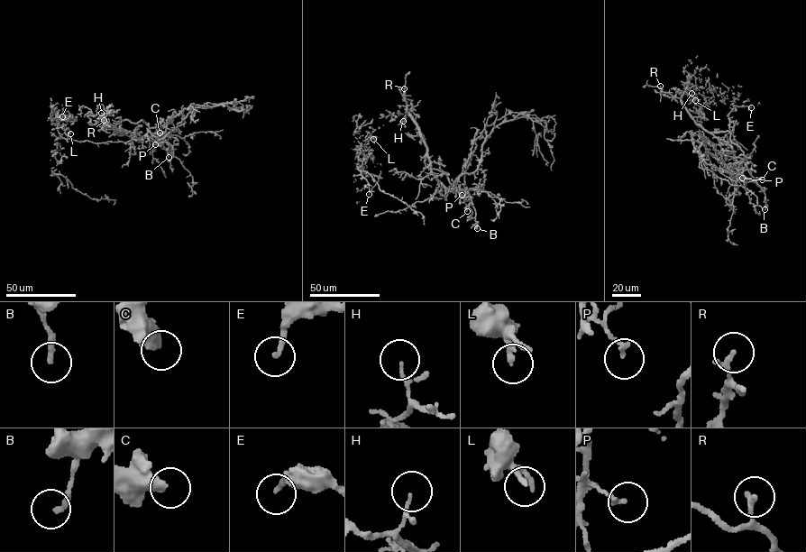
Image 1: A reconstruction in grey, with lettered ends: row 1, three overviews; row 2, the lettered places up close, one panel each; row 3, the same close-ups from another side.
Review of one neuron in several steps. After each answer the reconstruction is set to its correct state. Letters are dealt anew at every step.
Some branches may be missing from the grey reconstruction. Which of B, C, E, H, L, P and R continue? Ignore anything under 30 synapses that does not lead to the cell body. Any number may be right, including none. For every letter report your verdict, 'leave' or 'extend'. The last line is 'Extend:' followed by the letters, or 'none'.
B: leave
C: leave
E: leave
H: leave
L: leave
P: leave
R: leave
Extend: none

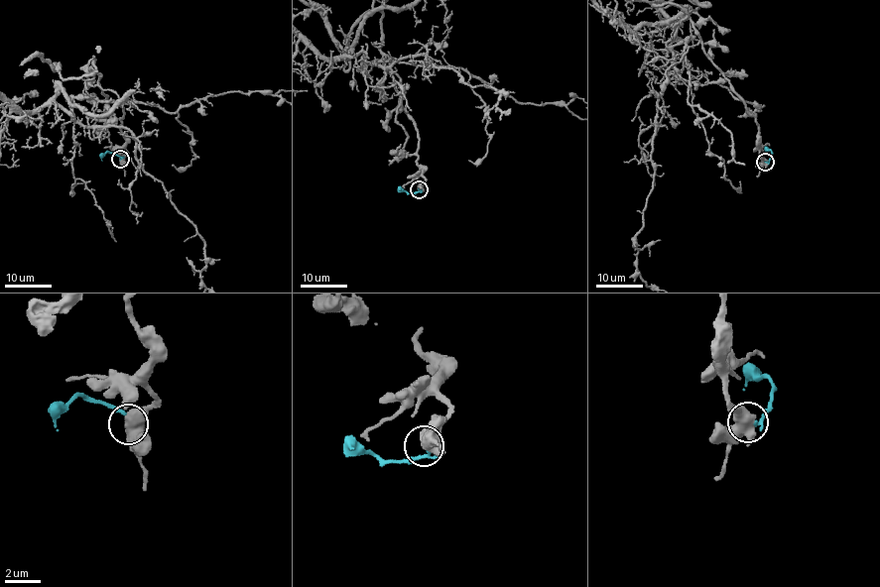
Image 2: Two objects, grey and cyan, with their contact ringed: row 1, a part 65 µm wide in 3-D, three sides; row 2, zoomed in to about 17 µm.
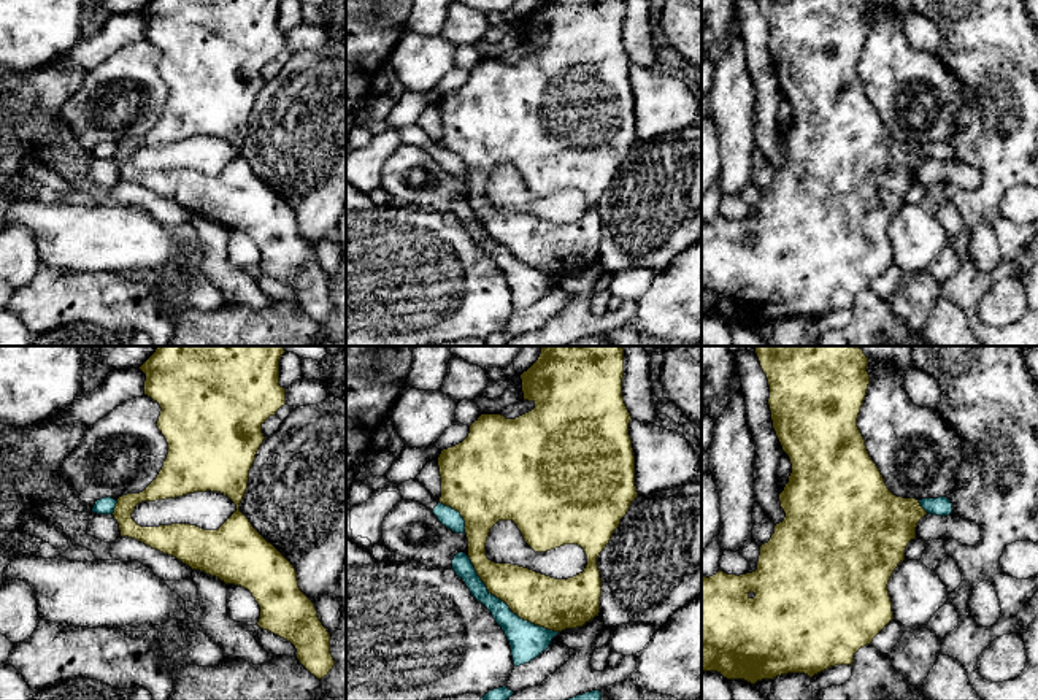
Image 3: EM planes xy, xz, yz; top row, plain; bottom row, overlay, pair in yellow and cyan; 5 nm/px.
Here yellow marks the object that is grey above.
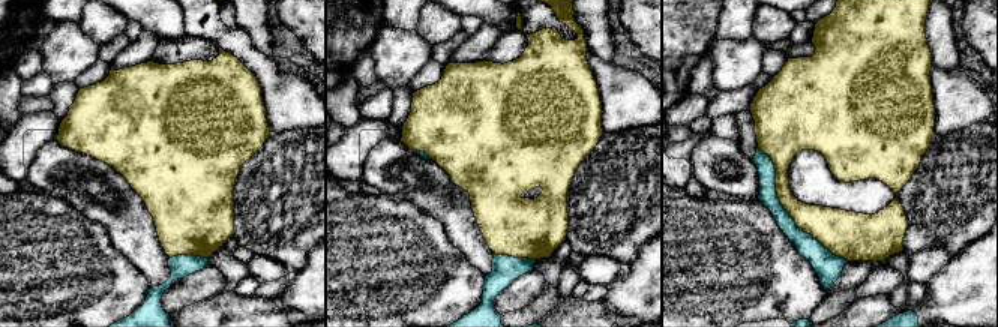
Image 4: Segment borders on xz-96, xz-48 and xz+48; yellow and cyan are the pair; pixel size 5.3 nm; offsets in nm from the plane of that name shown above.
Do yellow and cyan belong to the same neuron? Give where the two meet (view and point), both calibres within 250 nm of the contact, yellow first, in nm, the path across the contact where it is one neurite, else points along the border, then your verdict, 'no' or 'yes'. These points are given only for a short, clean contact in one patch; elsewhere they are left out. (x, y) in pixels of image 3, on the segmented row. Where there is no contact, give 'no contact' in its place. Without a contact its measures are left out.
meets yellow in xz at (507, 603); 260 nm thick on the yellow side, 180 nm on the other; no

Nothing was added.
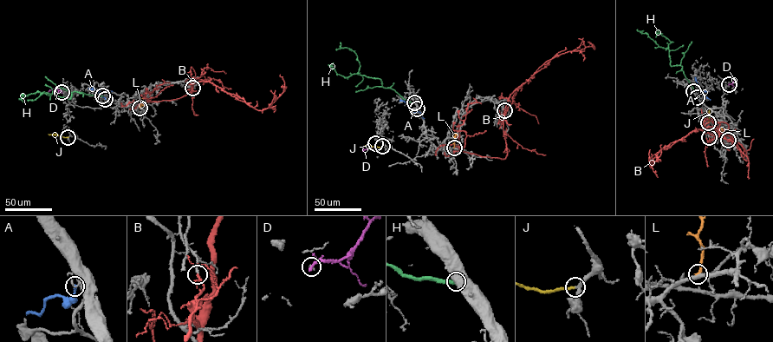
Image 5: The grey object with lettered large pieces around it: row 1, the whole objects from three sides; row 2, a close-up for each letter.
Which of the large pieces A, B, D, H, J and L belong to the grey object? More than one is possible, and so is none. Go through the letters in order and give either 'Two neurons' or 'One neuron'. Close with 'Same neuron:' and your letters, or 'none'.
A: Two neurons
B: Two neurons
D: Two neurons
H: Two neurons
J: One neuron
L: Two neurons
Same neuron: J

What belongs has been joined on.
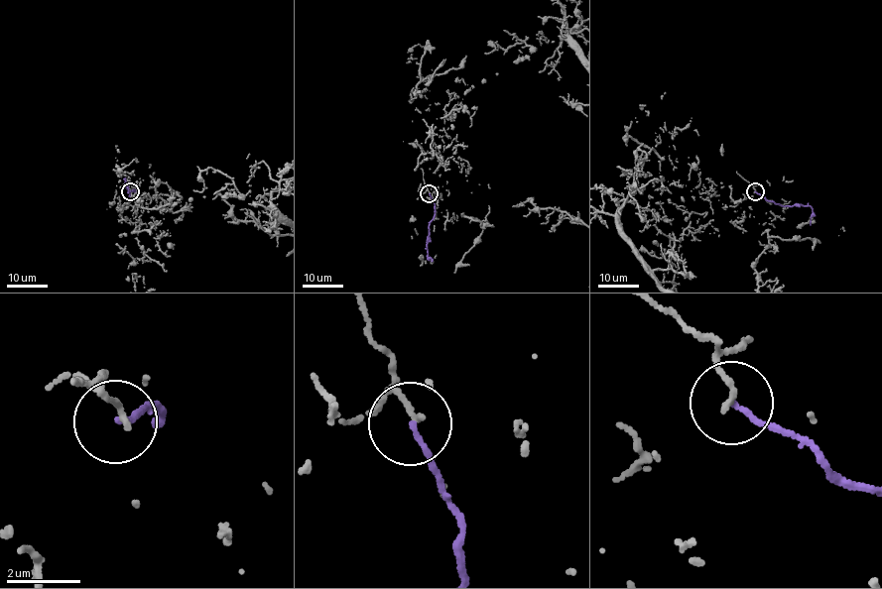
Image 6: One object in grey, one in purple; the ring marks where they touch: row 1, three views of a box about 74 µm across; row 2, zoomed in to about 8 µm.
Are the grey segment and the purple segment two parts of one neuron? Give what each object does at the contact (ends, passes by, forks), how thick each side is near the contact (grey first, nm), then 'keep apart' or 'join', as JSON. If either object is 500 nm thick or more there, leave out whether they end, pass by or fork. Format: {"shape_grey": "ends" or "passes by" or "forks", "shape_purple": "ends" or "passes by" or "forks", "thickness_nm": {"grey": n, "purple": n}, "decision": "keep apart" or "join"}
{"shape_grey": "ends", "shape_purple": "ends", "thickness_nm": {"grey": 160, "purple": 130}, "decision": "keep apart"}

